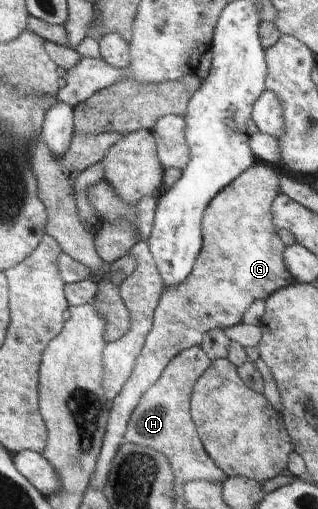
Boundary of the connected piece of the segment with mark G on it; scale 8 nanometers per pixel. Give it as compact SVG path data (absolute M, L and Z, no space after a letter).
M256 162L243 174L240 174L229 186L226 186L207 205L202 218L202 249L195 259L189 276L177 286L167 287L160 296L157 308L152 316L151 330L146 334L142 351L136 358L133 372L128 376L121 392L112 402L102 447L96 460L96 467L90 478L90 487L101 490L107 482L111 463L119 447L125 442L124 432L131 413L141 400L141 395L156 380L159 380L163 369L183 350L199 347L207 331L224 329L241 323L241 318L255 300L265 302L271 293L285 288L294 282L292 274L284 263L286 245L278 235L273 222L271 205L280 193L280 173L264 162Z

